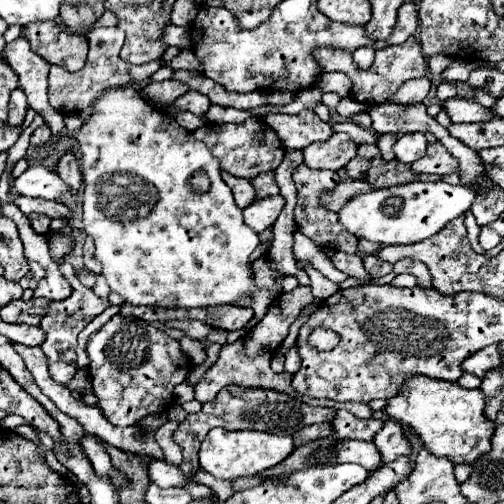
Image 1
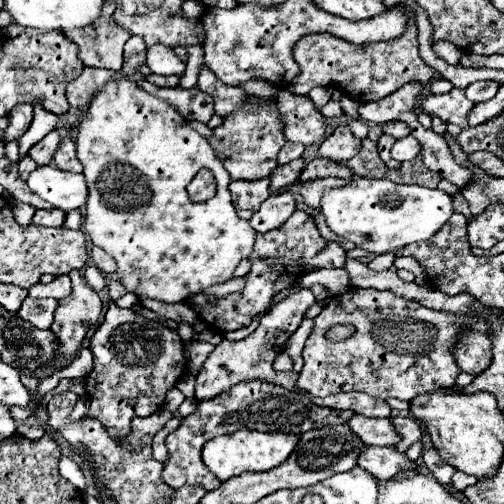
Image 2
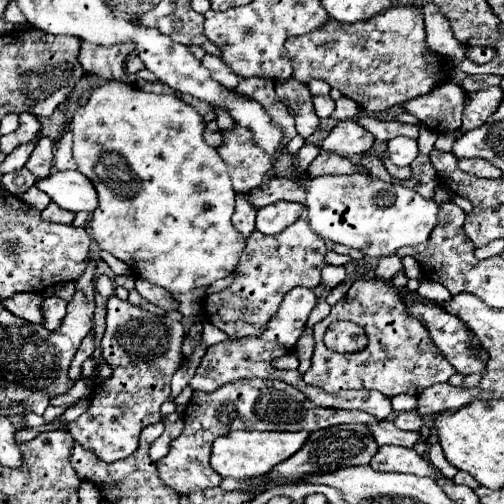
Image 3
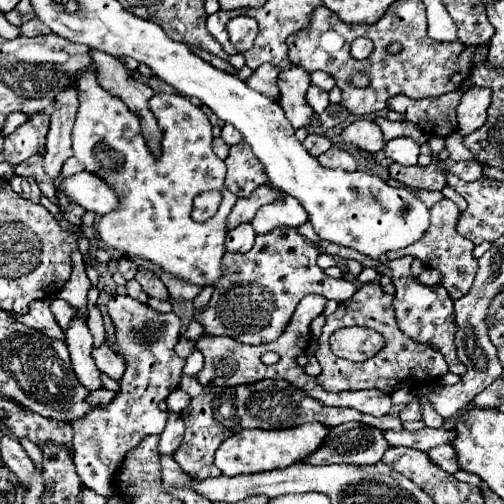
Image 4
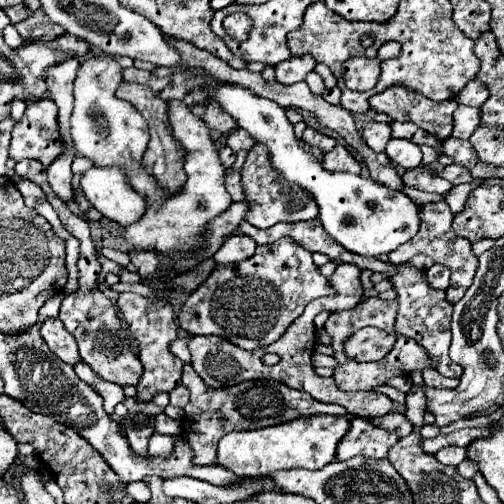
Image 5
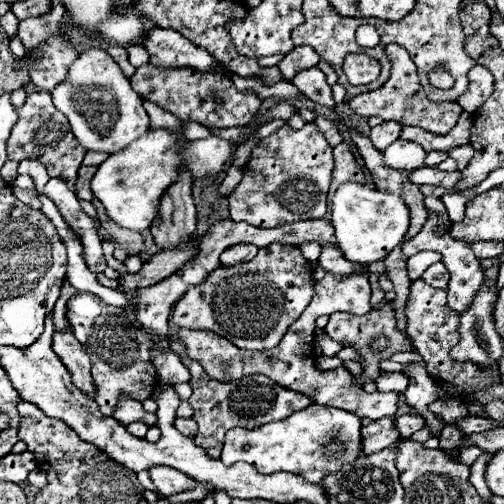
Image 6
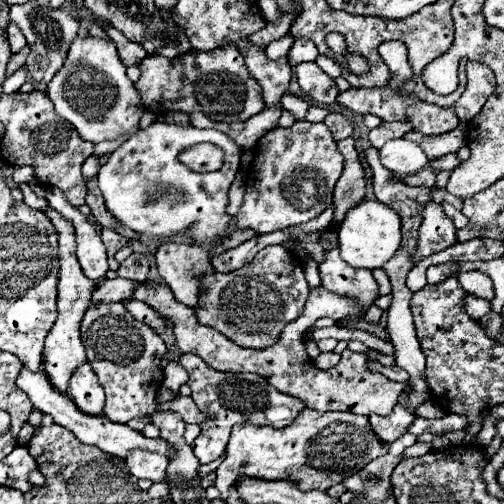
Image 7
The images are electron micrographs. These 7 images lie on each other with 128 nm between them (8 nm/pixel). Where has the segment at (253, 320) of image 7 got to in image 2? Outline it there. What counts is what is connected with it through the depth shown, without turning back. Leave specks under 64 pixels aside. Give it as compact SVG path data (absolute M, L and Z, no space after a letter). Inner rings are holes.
M296 210L280 228L270 230L266 234L256 234L256 244L250 254L252 260L252 270L248 272L246 288L242 292L230 294L226 298L214 298L206 294L198 294L192 300L188 300L188 306L194 308L198 314L198 320L202 320L208 328L216 328L222 334L230 330L238 330L250 324L250 320L266 310L272 302L272 296L288 286L292 286L300 274L302 274L302 264L308 266L318 266L318 268L342 268L344 266L346 252L338 242L328 242L320 236L316 224L312 218Z

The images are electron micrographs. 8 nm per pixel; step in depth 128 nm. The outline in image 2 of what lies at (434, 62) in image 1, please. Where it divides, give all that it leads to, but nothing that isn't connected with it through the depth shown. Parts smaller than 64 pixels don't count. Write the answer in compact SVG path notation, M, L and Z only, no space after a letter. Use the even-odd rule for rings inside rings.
M436 42L436 44L432 44L432 50L438 58L442 58L448 64L458 64L458 60L462 56L462 52L450 42Z

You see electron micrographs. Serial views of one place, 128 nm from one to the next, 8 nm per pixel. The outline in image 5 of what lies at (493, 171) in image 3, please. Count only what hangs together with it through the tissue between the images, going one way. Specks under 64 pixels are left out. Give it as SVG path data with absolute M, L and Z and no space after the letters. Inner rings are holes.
M450 164L450 166L446 166L446 168L440 172L440 176L442 176L442 178L446 178L446 180L450 180L452 184L472 182L470 172L468 172L464 166L460 166L460 164Z

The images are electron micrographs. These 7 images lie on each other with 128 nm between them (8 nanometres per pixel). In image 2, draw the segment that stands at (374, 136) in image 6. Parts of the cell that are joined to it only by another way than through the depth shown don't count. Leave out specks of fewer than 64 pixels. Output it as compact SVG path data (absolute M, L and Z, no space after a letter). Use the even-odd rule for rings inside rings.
M346 124L338 126L318 148L318 156L344 164L360 152L360 140L350 132Z

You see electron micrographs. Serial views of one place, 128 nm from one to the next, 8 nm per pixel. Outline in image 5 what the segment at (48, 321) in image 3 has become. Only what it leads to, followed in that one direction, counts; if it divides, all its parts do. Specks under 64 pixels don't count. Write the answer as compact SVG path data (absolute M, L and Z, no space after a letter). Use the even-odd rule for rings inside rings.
M20 160L16 162L16 174L20 178L28 178L28 180L34 180L38 186L44 188L46 192L46 198L48 202L52 204L52 208L56 210L56 214L60 216L64 228L68 228L68 232L72 236L76 236L80 240L80 260L78 260L79 271L79 284L80 290L74 294L74 296L66 296L62 300L62 306L60 306L60 314L58 318L62 320L64 328L76 338L78 342L78 348L82 352L82 358L86 364L92 366L92 370L108 380L108 382L114 382L118 386L136 386L138 384L138 378L142 374L142 364L138 360L138 354L136 354L136 342L130 338L128 340L128 330L124 326L124 322L118 318L118 312L116 308L112 306L112 302L96 288L96 278L102 270L100 262L98 262L98 252L96 252L96 246L94 246L94 240L90 238L90 228L88 228L88 222L76 214L72 214L68 210L66 204L62 204L62 200L52 192L52 188L46 184L46 170L44 166L38 162L38 160Z

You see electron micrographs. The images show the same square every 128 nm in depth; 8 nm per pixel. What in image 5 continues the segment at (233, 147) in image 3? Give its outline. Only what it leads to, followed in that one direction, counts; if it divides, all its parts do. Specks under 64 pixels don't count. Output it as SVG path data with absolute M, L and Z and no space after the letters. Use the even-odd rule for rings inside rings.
M248 150L236 152L236 162L234 162L234 166L226 170L226 190L230 192L232 200L244 200L240 170L242 170L242 166L244 166L244 162L246 162L246 156L248 156Z

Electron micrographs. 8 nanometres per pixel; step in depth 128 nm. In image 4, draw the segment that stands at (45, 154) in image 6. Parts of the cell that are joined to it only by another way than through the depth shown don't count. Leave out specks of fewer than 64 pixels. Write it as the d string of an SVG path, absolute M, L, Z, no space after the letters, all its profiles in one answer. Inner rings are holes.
M34 114L20 128L16 128L10 136L4 138L2 154L6 156L8 162L20 164L44 150L46 134L48 134L48 116Z

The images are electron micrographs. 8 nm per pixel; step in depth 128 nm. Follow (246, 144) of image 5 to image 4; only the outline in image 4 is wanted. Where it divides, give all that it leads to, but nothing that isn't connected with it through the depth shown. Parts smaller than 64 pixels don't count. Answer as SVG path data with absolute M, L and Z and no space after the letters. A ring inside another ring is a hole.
M224 124L222 126L222 136L220 136L228 146L234 146L234 144L238 144L240 140L242 140L242 136L240 136L240 132L236 132L236 128L232 128L232 124Z

